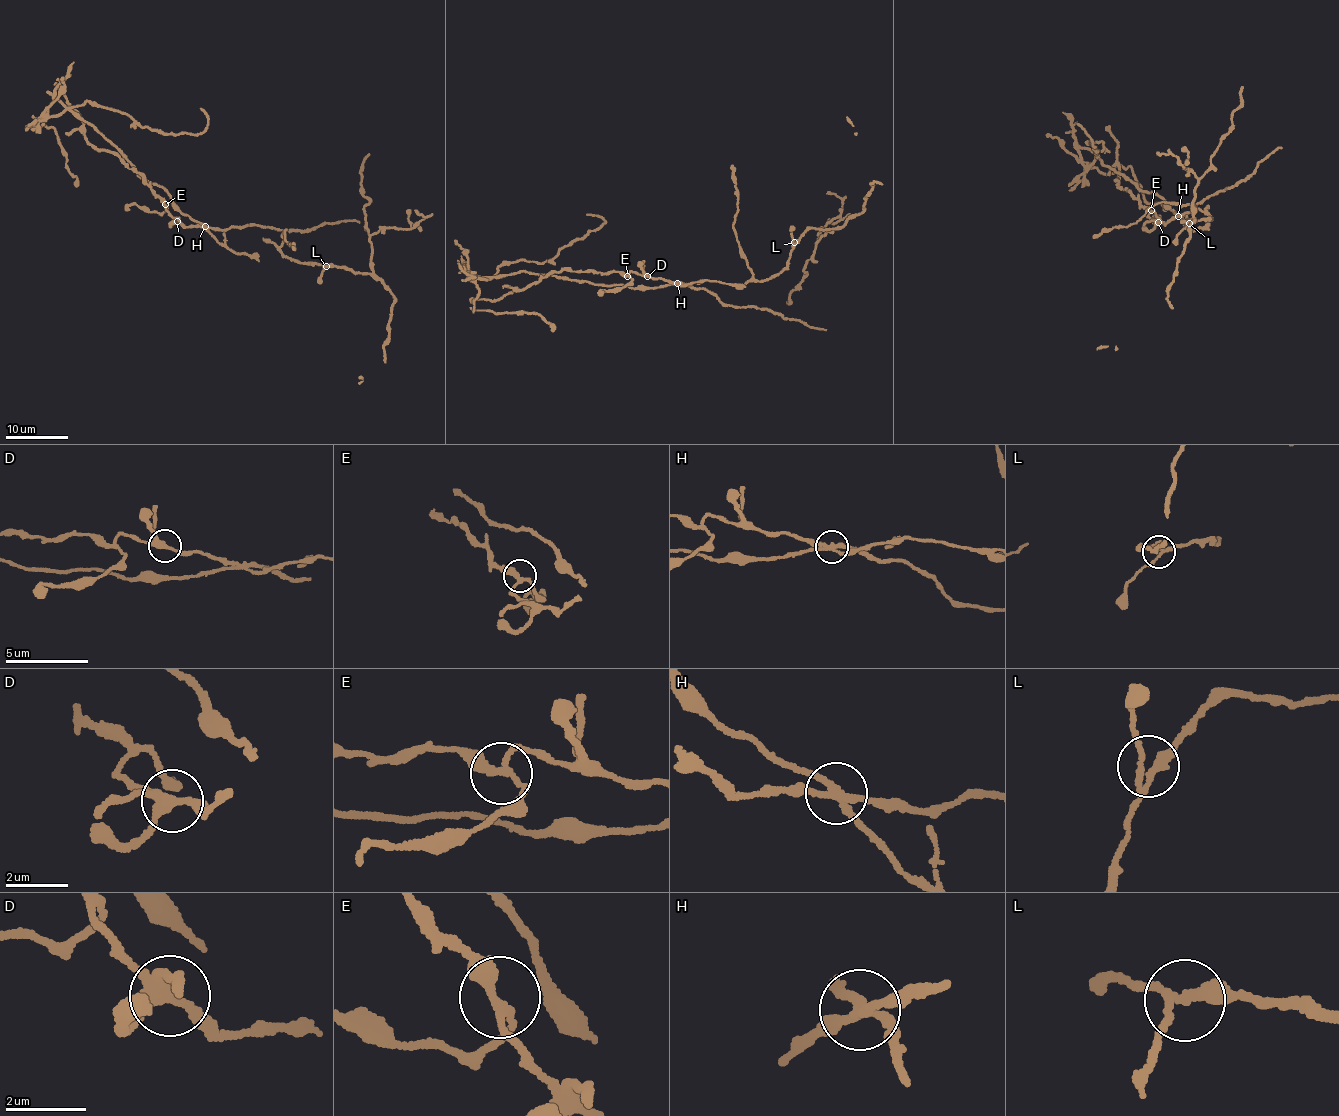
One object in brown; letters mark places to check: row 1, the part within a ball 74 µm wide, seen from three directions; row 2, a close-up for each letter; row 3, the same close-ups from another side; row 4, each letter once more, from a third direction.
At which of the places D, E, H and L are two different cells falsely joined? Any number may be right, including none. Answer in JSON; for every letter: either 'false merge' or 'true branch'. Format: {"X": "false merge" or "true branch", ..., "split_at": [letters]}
{"D": "true branch", "E": "true branch", "H": "false merge", "L": "true branch", "split_at": ["H"]}

